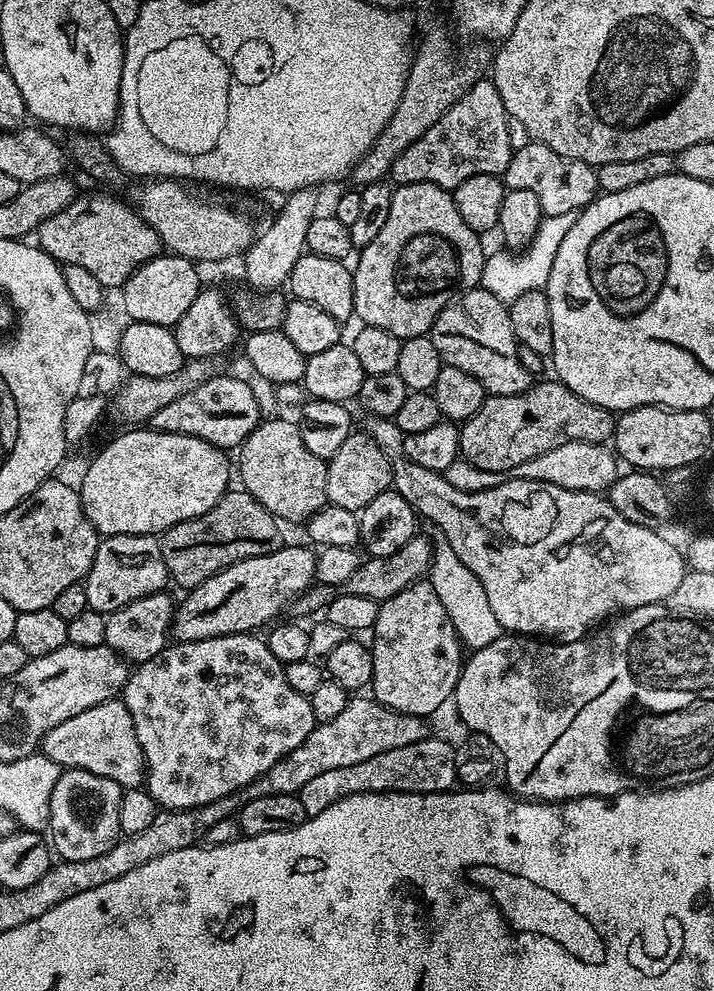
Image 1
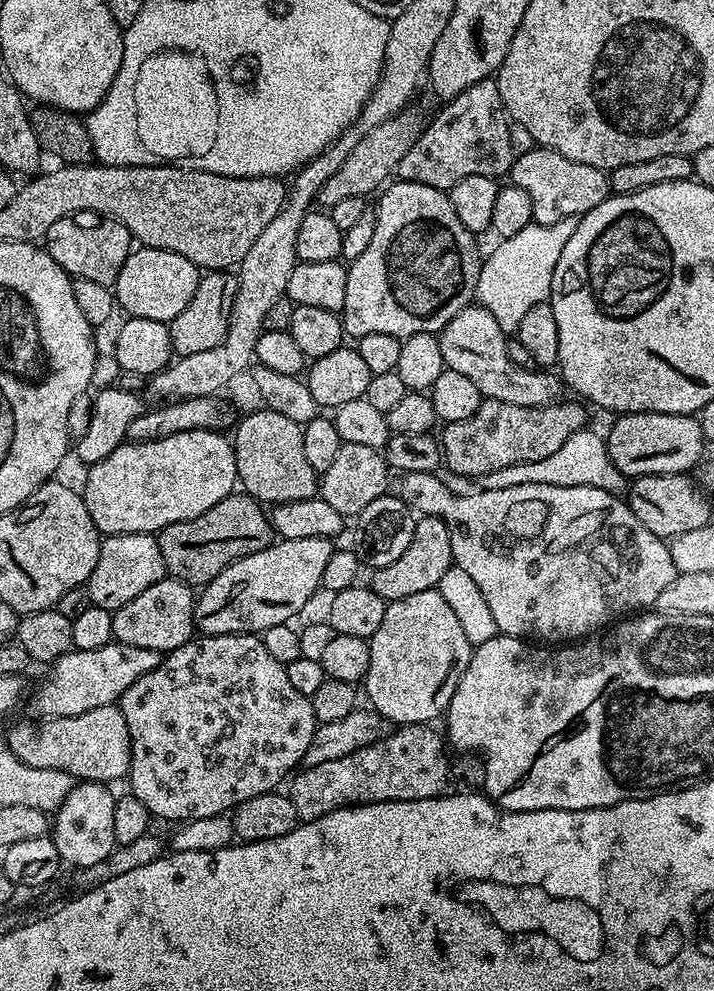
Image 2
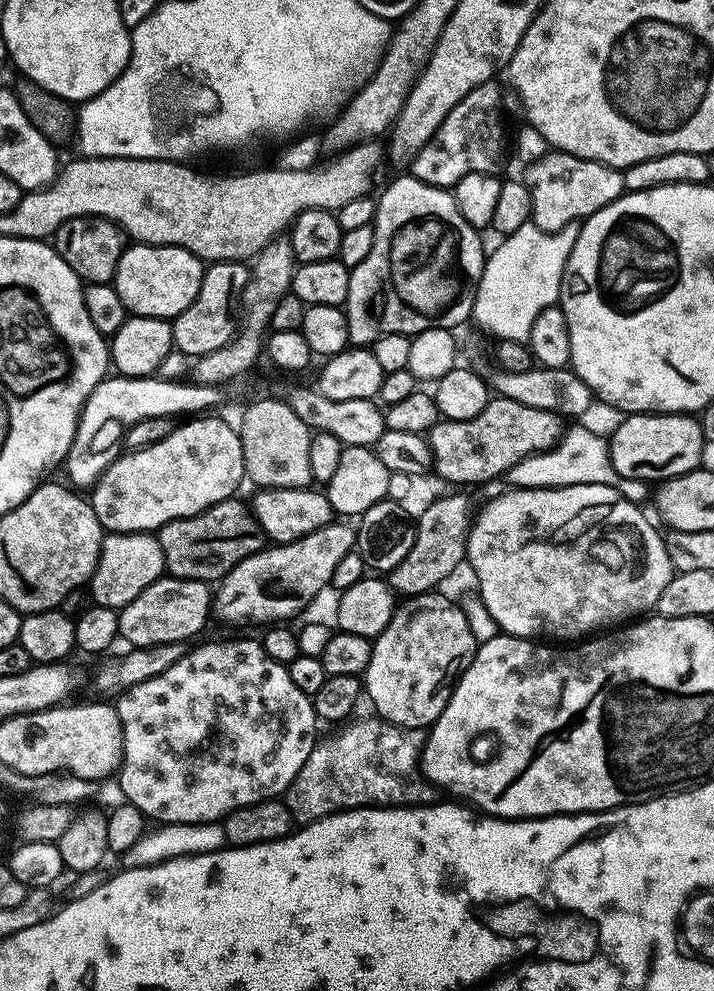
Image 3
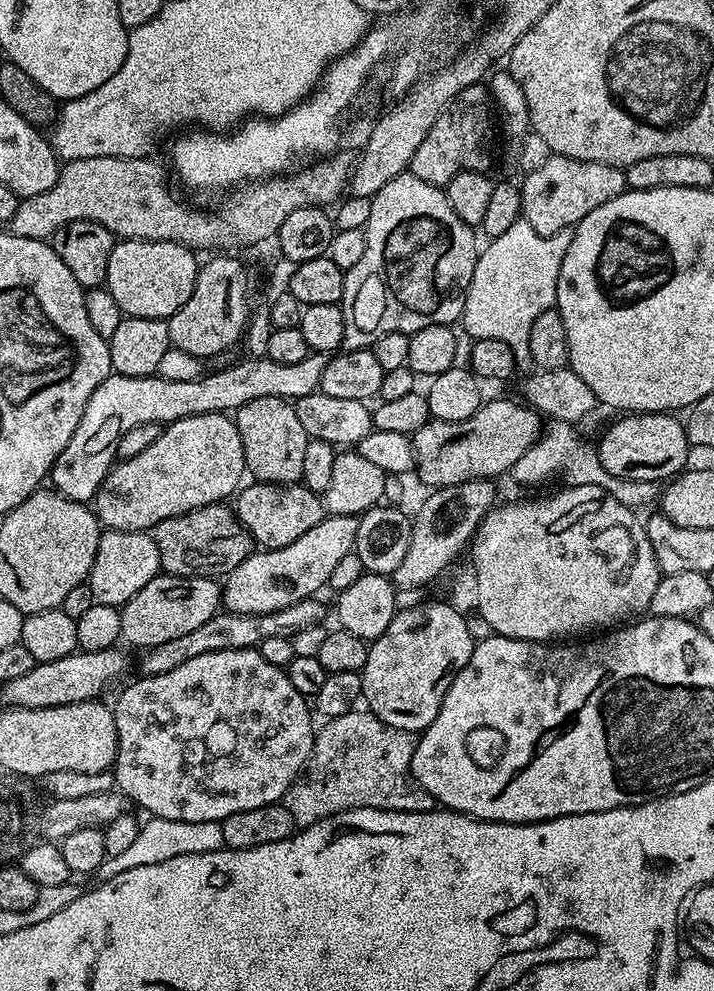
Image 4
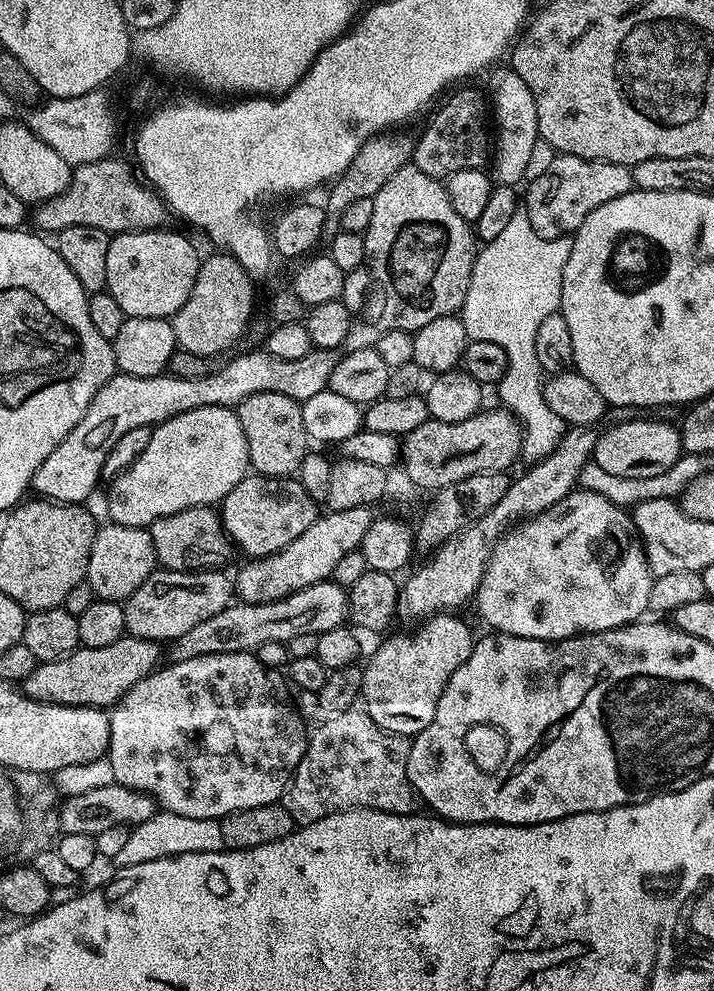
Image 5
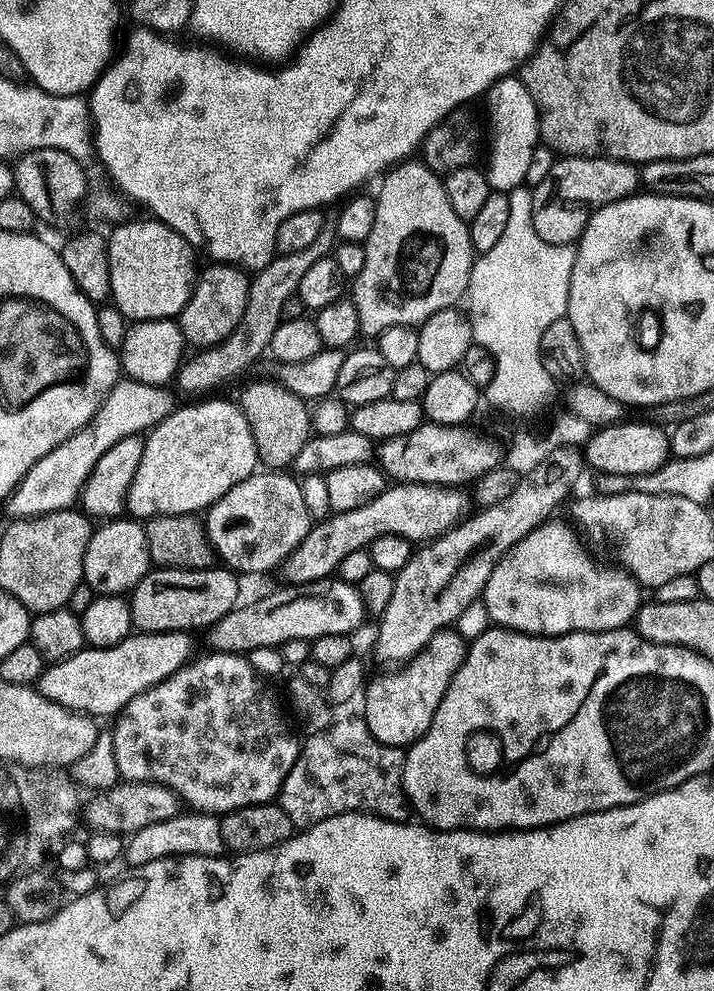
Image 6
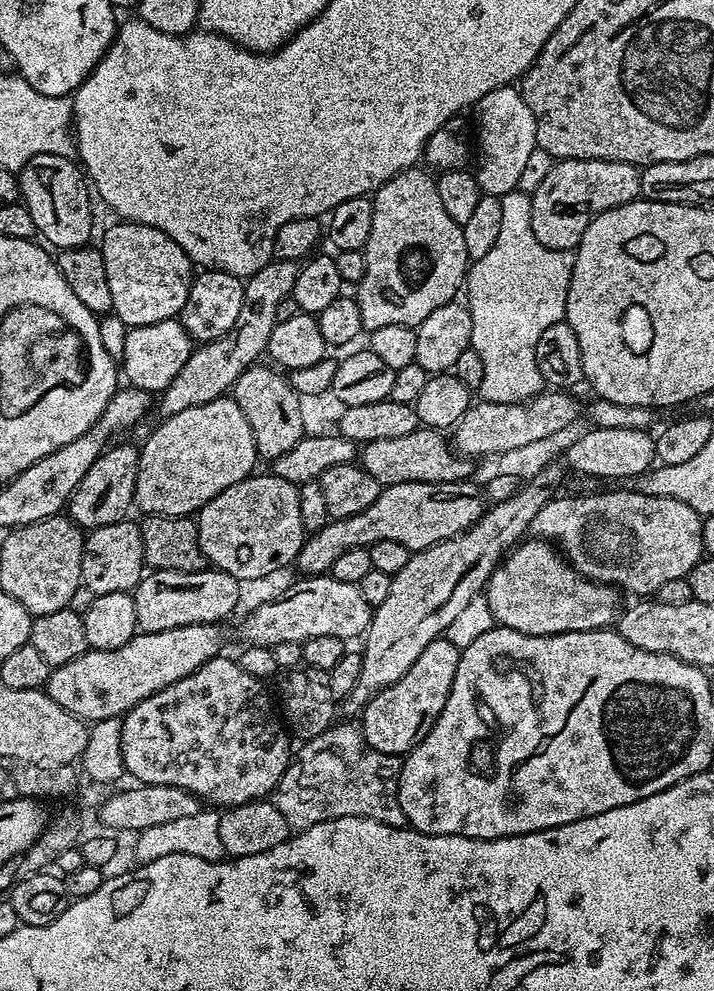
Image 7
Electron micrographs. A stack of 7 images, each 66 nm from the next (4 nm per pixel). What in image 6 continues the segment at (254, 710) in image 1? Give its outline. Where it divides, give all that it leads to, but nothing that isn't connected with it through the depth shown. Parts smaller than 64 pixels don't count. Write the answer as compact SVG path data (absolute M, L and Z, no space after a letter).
M213 651L207 655L189 659L170 678L138 694L118 713L116 728L111 729L116 769L125 781L163 784L194 812L223 814L255 804L271 804L300 756L301 741L292 740L282 721L272 716L264 720L267 683L252 669L247 655Z

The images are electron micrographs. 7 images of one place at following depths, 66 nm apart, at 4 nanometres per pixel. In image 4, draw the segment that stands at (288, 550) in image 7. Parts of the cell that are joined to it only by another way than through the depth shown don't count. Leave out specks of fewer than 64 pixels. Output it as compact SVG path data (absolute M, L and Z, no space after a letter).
M252 482L249 488L244 486L239 489L235 500L236 515L247 526L253 541L264 550L290 546L290 542L302 538L302 534L306 534L310 526L318 526L318 522L322 522L326 515L323 499L300 482L295 484Z

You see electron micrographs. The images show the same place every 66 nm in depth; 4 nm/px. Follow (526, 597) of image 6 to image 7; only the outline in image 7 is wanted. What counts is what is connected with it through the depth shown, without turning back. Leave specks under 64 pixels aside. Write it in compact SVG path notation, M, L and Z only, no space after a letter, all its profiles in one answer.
M544 538L525 539L493 570L486 585L486 595L495 623L531 636L607 629L611 625L608 623L611 620L613 623L621 611L621 593L611 583L595 584L582 573L575 572L567 564L569 561L551 546Z

